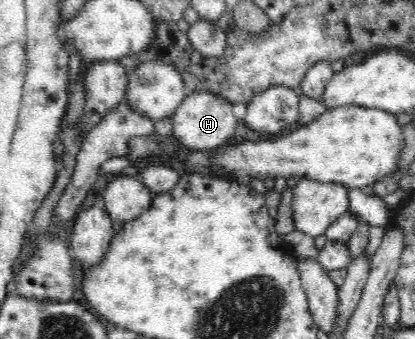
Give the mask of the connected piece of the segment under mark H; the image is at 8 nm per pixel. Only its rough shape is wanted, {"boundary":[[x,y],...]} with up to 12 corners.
{"boundary":[[190,91],[171,117],[172,136],[218,150],[234,134],[233,104]]}

